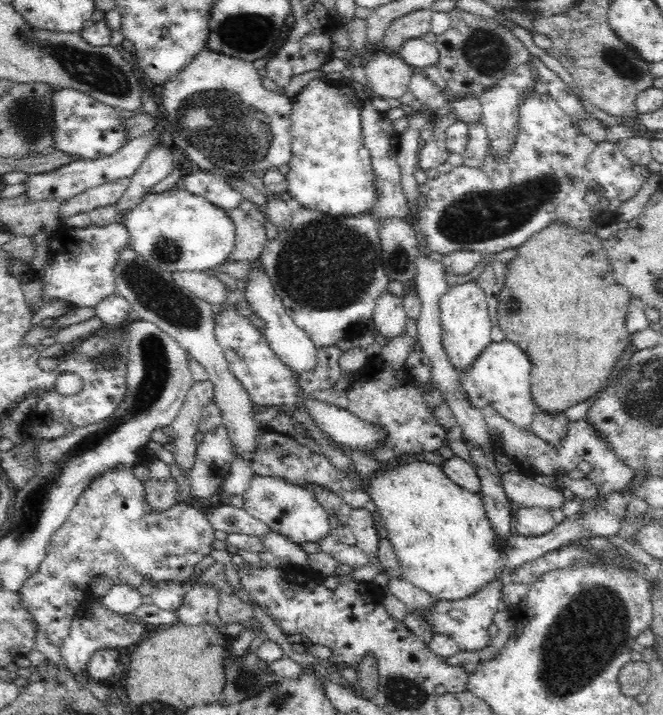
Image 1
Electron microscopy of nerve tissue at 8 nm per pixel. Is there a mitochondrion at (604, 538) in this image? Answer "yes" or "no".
no

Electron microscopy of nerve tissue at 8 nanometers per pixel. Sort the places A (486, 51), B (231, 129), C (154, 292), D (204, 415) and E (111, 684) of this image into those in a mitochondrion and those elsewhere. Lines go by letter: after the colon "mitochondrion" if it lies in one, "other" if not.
A: mitochondrion
B: mitochondrion
C: mitochondrion
D: other
E: other

